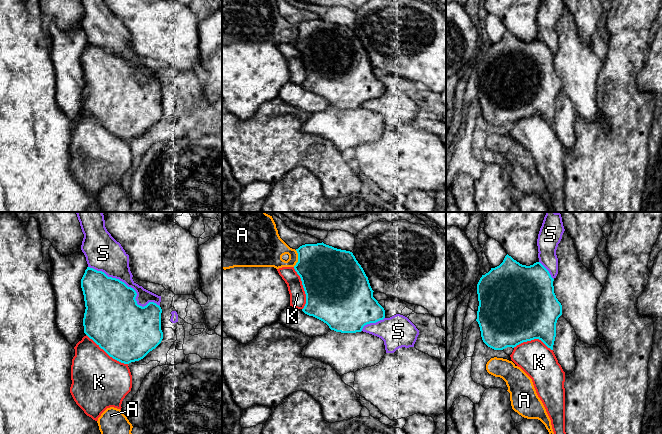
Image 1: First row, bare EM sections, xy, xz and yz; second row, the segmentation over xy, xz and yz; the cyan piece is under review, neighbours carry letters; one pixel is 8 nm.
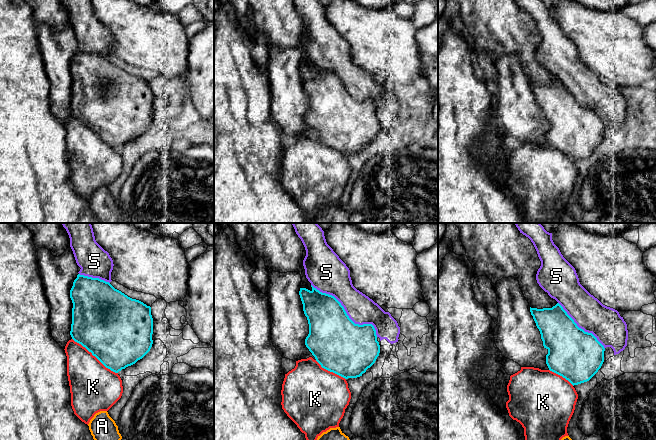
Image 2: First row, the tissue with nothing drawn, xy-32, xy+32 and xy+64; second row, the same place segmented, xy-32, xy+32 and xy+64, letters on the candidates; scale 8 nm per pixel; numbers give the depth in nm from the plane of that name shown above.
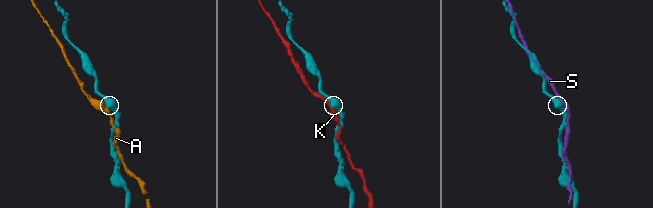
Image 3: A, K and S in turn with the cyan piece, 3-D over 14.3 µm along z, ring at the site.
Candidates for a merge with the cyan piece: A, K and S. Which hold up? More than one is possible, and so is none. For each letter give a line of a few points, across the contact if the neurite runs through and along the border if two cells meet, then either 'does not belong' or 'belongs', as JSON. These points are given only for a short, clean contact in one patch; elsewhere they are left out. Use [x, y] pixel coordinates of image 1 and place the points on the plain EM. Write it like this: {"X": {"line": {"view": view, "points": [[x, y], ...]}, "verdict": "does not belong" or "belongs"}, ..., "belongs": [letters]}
{"A": {"verdict": "does not belong"}, "K": {"verdict": "does not belong"}, "S": {"verdict": "does not belong"}, "belongs": []}

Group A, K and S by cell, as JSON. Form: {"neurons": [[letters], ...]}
{"neurons": [["A", "K"], ["S"]]}

